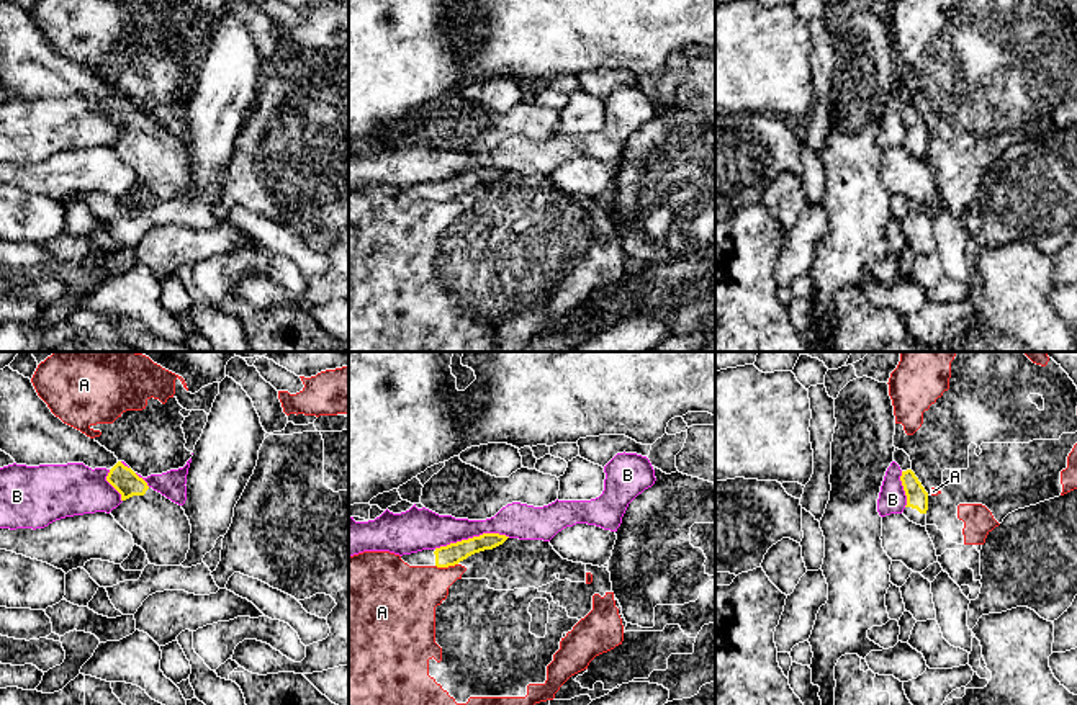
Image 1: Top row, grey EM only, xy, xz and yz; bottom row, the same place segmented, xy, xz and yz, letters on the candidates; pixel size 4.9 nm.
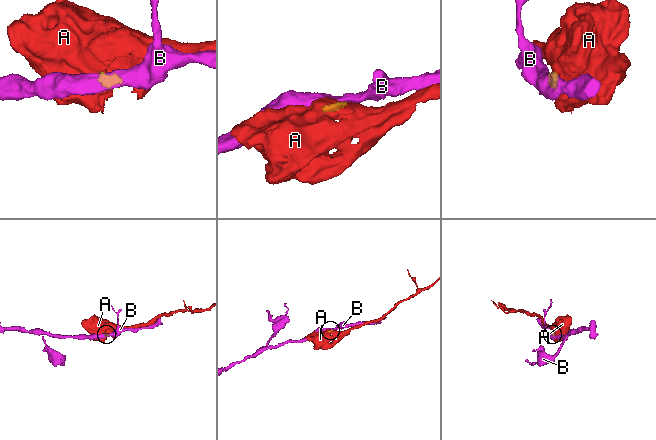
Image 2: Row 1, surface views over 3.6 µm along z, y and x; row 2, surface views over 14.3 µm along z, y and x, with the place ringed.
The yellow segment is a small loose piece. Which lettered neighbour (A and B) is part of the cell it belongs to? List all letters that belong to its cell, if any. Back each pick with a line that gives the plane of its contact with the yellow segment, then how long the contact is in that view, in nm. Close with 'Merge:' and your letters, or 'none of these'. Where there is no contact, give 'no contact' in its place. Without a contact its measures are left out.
Merge: none of these

